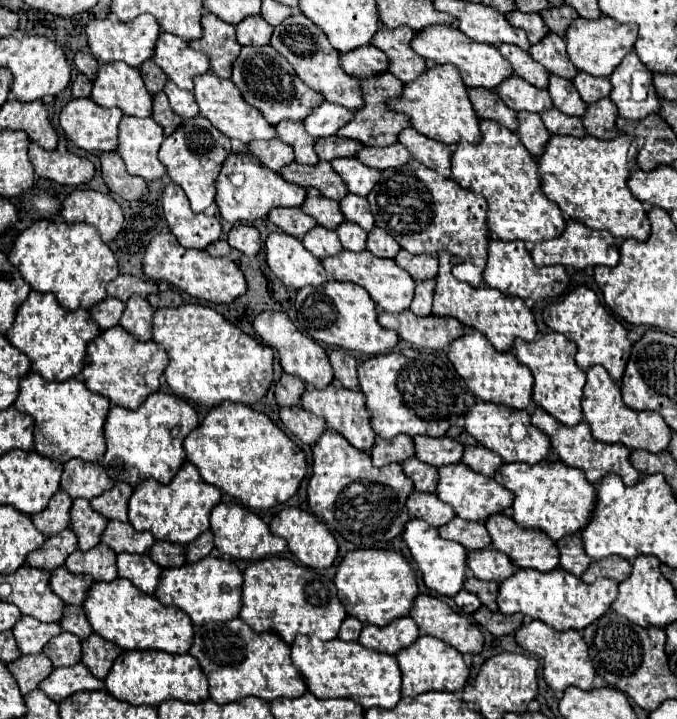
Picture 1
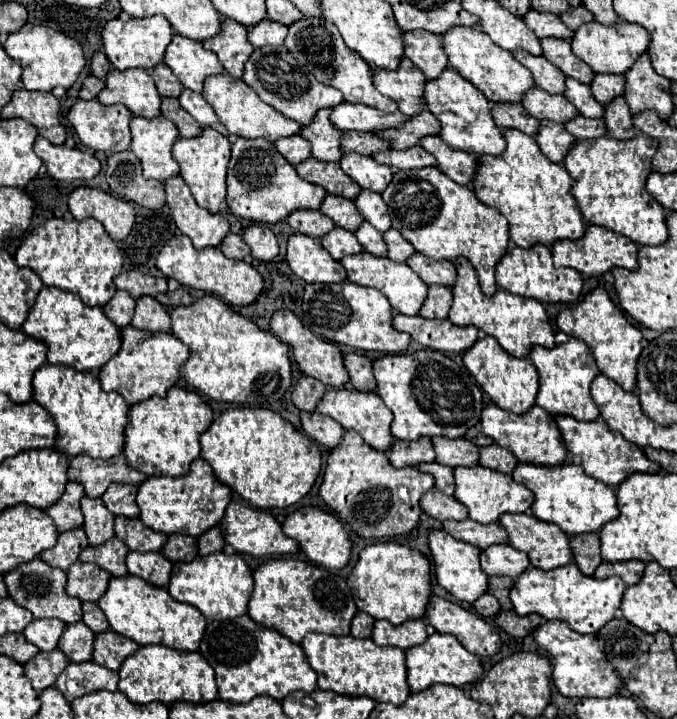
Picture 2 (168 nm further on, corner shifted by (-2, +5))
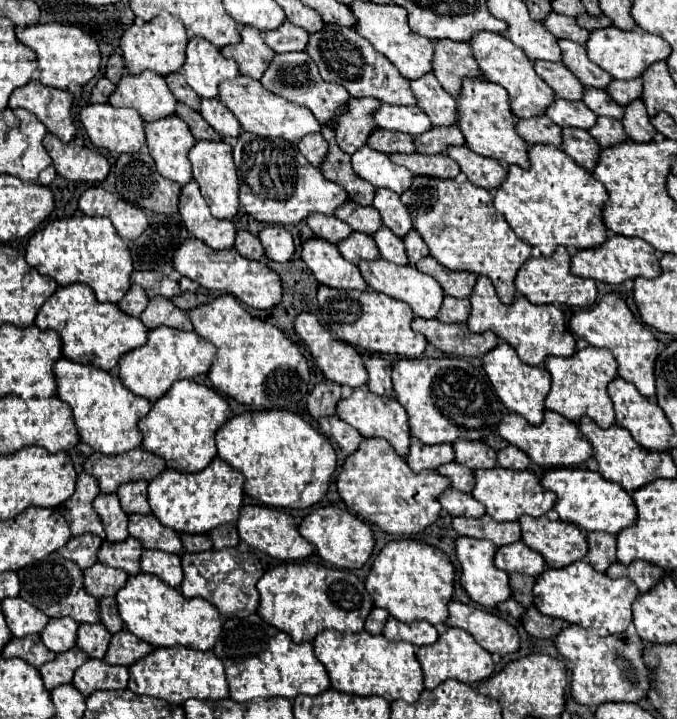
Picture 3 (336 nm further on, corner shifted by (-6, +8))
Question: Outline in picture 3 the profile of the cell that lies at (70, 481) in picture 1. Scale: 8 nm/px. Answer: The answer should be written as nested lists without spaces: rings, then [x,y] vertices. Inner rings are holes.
[[[131,449],[123,455],[103,455],[103,453],[93,453],[85,463],[83,471],[91,473],[97,483],[101,493],[115,493],[119,485],[127,481],[153,481],[161,471],[165,469],[165,461],[139,449]]]

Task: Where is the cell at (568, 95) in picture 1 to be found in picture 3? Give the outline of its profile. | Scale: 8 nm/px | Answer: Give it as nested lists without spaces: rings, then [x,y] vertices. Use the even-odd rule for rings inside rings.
[[[585,87],[583,103],[585,103],[595,115],[607,115],[607,117],[615,117],[615,119],[621,119],[621,117],[623,117],[623,107],[619,107],[603,89]]]

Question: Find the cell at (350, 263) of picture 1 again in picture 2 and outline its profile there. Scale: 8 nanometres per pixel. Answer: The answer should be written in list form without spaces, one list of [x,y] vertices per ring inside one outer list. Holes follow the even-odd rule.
[[[369,252],[345,256],[341,260],[341,264],[347,270],[349,282],[359,284],[359,286],[369,286],[369,288],[375,288],[375,290],[383,292],[389,298],[391,306],[401,314],[407,314],[407,316],[417,316],[419,314],[419,310],[421,310],[421,306],[427,298],[427,288],[429,286],[407,264],[395,264],[389,258],[377,258]]]

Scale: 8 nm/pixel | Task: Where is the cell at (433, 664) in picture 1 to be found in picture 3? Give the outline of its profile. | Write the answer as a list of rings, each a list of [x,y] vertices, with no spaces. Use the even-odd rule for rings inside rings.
[[[449,627],[445,633],[439,635],[439,639],[433,645],[419,647],[417,661],[421,663],[421,669],[423,669],[425,689],[435,689],[439,683],[443,683],[447,679],[457,679],[461,683],[483,681],[495,669],[489,651],[485,651],[481,645],[477,645],[475,639],[467,631],[457,629],[457,627]]]

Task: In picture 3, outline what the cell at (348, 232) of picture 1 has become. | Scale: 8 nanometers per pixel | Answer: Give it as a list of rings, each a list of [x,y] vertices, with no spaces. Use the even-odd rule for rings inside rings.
[[[381,227],[379,231],[375,231],[373,235],[373,241],[377,243],[379,247],[379,253],[383,259],[395,263],[395,265],[407,265],[407,255],[405,255],[405,245],[403,241],[391,233],[391,229],[387,227]]]

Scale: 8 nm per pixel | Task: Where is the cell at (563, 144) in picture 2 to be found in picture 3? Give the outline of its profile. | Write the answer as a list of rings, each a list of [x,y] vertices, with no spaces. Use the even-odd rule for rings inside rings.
[[[563,129],[561,149],[583,169],[591,171],[595,167],[599,145],[585,129]]]

